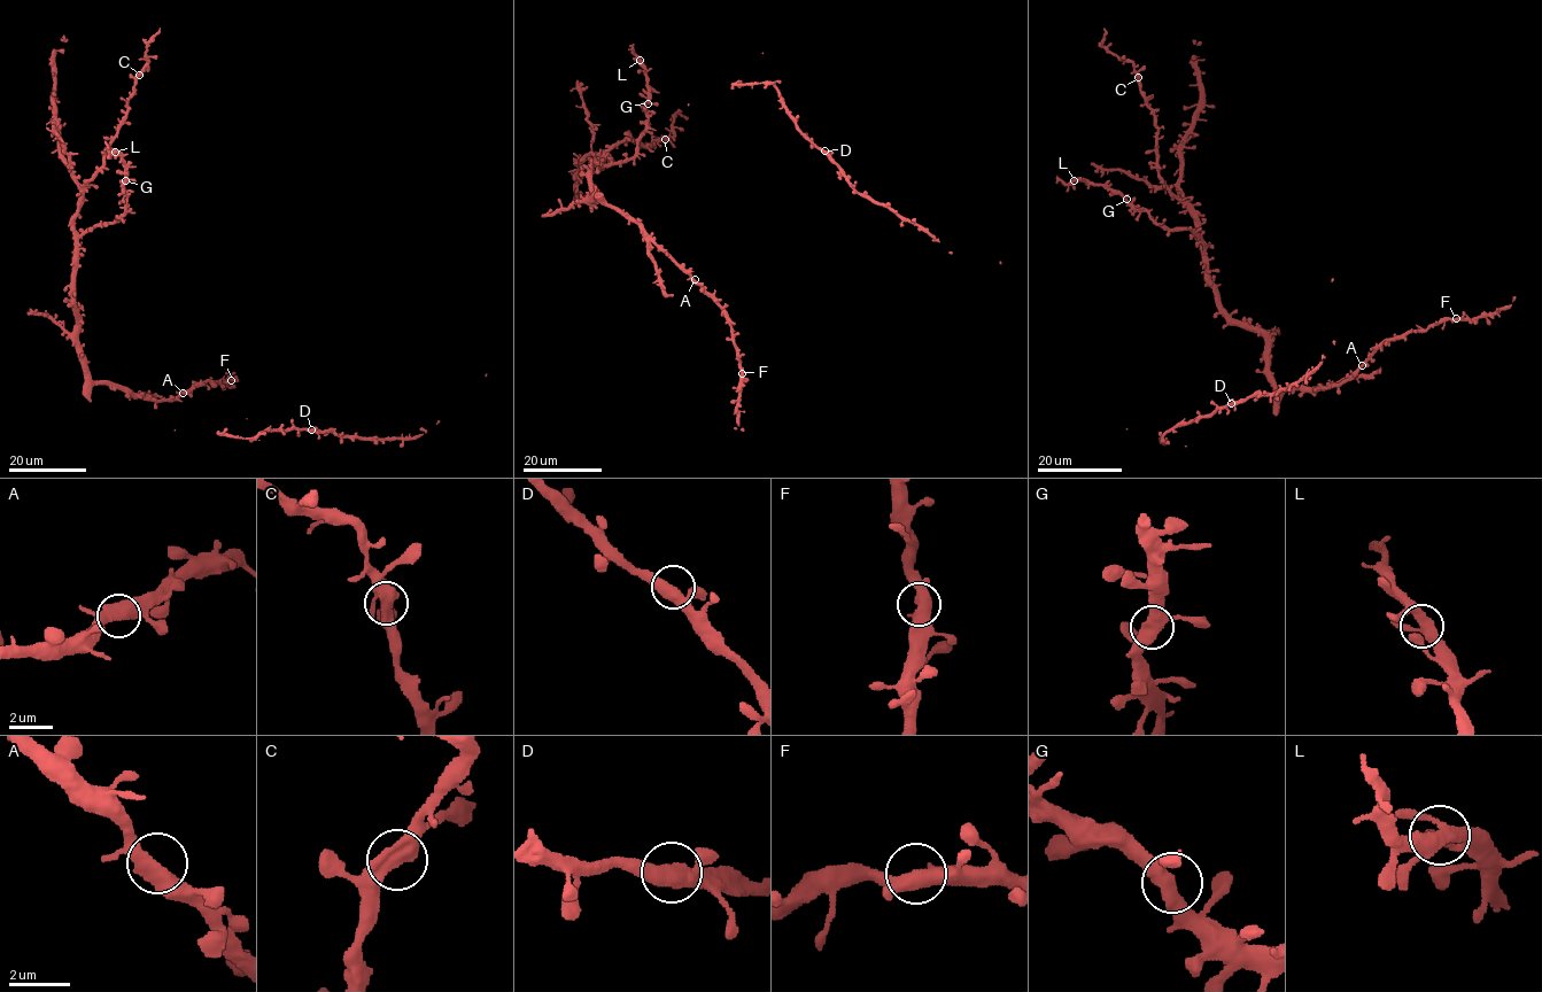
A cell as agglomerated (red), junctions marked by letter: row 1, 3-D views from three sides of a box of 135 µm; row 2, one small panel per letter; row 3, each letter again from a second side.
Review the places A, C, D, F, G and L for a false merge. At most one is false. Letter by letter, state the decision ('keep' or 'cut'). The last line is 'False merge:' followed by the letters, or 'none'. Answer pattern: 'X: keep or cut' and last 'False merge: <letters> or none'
A: keep
C: keep
D: keep
F: keep
G: keep
L: keep
False merge: none

